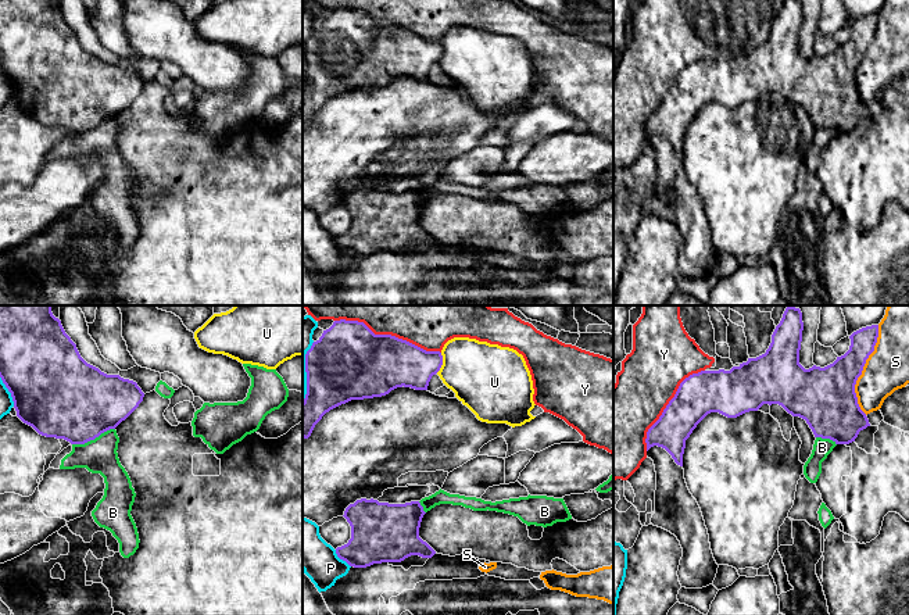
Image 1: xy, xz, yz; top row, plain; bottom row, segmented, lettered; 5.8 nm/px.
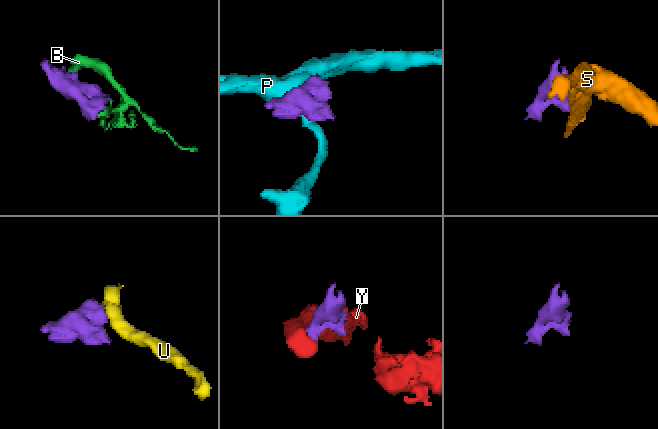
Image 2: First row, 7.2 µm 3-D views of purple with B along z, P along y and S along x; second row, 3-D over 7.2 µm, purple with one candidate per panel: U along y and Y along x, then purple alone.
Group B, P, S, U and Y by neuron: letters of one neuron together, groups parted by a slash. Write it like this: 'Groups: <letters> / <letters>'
Groups: B / P / S / U / Y

